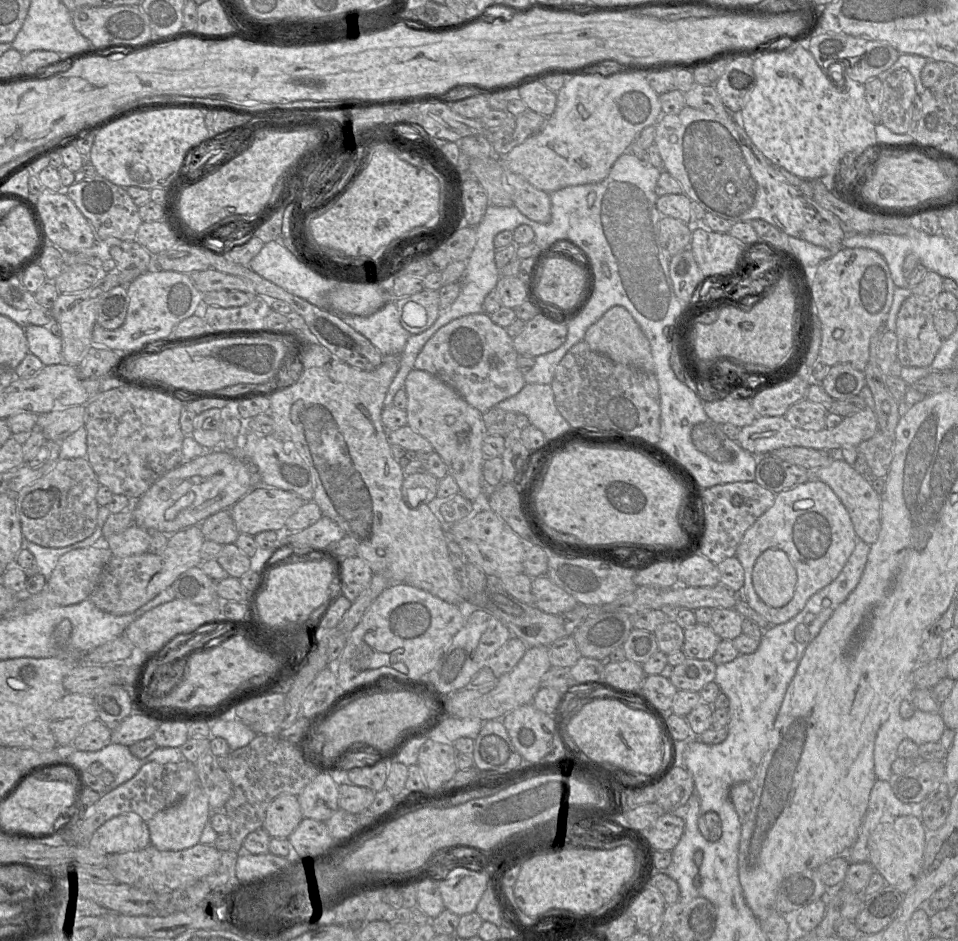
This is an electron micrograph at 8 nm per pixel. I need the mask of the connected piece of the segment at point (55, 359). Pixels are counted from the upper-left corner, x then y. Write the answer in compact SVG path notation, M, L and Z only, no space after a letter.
M29 324L24 330L29 352L37 356L44 366L65 364L61 337L54 335L46 326Z

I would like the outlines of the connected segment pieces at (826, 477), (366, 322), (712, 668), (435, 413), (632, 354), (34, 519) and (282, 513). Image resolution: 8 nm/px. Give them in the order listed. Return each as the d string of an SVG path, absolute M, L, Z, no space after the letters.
M835 454L833 462L812 472L812 478L826 483L847 509L857 536L870 546L878 539L881 529L881 495L855 468Z
M395 299L369 316L338 315L344 322L368 338L383 356L400 355L412 335L403 328L398 319Z
M687 658L683 663L673 667L672 670L671 668L672 666L667 665L662 674L666 675L678 690L699 692L706 684L714 681L717 665L712 659L699 660Z
M412 369L406 377L408 425L426 438L448 468L459 492L474 501L485 490L482 478L482 464L485 459L482 445L487 435L482 414L469 405L450 385L439 377L424 371Z
M613 306L596 323L591 325L583 341L589 348L612 361L654 372L650 343L632 315L622 306Z
M87 457L60 459L49 473L24 487L15 498L25 541L48 548L63 548L90 537L97 526L99 505L96 494L99 486L96 474Z
M259 484L230 509L240 534L285 531L286 521L305 503L296 493Z

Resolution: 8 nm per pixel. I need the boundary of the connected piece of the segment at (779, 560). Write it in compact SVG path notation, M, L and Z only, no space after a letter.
M769 548L756 559L753 584L758 597L767 606L781 608L794 596L797 572L783 550Z

